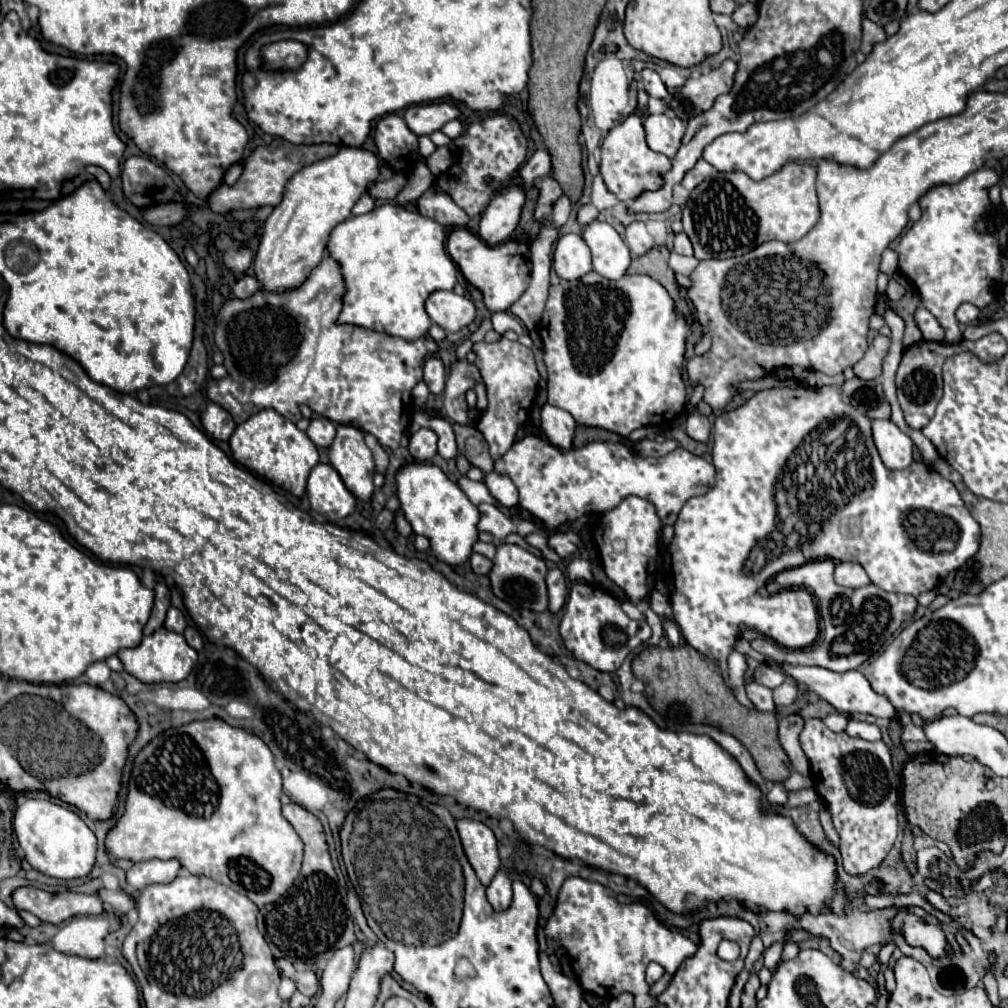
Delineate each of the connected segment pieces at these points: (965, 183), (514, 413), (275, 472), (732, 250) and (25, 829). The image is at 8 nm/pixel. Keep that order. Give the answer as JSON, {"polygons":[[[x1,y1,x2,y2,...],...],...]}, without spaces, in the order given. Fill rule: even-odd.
{"polygons":[[[989,166,965,176,957,184,937,184,919,198,923,216,901,236,897,246,899,272,909,276,915,290,921,294,921,304,945,328,943,342,959,342,961,330,955,318,963,302,979,308,993,300,993,290,999,288,1001,248,989,234,977,234,975,222,989,206,989,186,997,184,997,172]],[[501,338,495,344,477,342,473,346,473,350,477,352,475,362,481,370,481,376,483,376,485,388,487,388,487,400,489,400,489,406,483,412,477,428,489,444,491,458,499,460,513,446,519,424,527,420,527,412,531,408,531,402,537,392,537,384,539,384,539,370,535,366,533,352,529,348,525,348,523,344,511,342,507,338]],[[261,410,253,414,249,420,239,424,229,440,233,458,247,468,249,472,257,474,259,478,281,486,283,490,291,492,293,496,305,494,305,484,309,478,311,468,319,462,317,446,309,440,305,432,301,432,291,420,283,418,275,410]],[[787,162,761,182,751,180,741,170,715,172,693,190,683,208,683,228,697,260,743,256,767,240,795,242,803,238,817,220,815,168,807,162]],[[25,798,23,804,17,806,13,830,17,834,17,842,23,850,23,856,35,870,61,880,81,878,91,872,95,862,97,838,83,822,83,818,79,818,79,814,75,814,73,810,53,804,49,800]]]}

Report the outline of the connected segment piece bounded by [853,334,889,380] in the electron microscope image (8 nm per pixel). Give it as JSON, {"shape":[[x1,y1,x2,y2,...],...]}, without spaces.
{"shape":[[877,334,877,336,871,340,865,356,853,366,855,376,861,378,861,380,879,378,879,376,881,376,881,362,883,362,887,350,889,350,889,338]]}

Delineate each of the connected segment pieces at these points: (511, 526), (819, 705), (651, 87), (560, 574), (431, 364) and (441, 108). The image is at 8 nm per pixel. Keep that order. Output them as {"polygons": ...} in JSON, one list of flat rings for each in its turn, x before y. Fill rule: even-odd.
{"polygons":[[[479,504,477,506,481,512,481,520,477,524,479,532,489,532,493,534,497,540,505,540,511,532,517,532,521,536,533,532,537,526,535,522,527,522,527,520,511,520,509,516,505,516,497,506,493,504]],[[821,700,811,702,811,704,807,704,803,710,799,710,799,714,801,714,801,716,807,716,807,718,823,718,823,716,829,714,829,712,833,712,833,708,827,706,827,704,823,704]],[[645,68,641,72,641,78,643,79,643,88,649,96,653,96,653,98,665,98,667,96,667,88,665,88,665,84,661,82,661,78,655,70]],[[557,566,547,573,548,610,559,612,567,600,567,578,564,571]],[[437,356,427,358,423,366,423,382,429,386,431,394,441,394,445,388,445,366]],[[449,102,417,104,417,106,407,108,405,122,417,136,423,136,423,134,431,134,435,130,441,130,443,124,459,118,459,114,461,114,459,108]]]}

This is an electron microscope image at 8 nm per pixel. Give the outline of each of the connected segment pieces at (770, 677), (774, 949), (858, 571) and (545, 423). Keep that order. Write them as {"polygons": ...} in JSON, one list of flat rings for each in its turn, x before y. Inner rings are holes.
{"polygons":[[[759,664,755,670,753,670,753,680,757,684,763,684,767,688,777,688,779,684,785,682,785,676,781,672,777,672,775,668,771,668,769,664]],[[787,936,785,938,781,938,781,940,777,940,777,942,773,942,767,950,765,950,765,966,769,968,769,970,773,970,775,968,775,964,779,962,779,958,781,958,781,952,783,952,783,946,787,944]],[[839,562,835,566,835,582,847,588,859,588,869,584,869,576,867,572,861,568,861,564,857,562]],[[545,404,541,408,541,428,553,446,569,450,575,426,577,422,563,408,557,408,551,404]]]}

